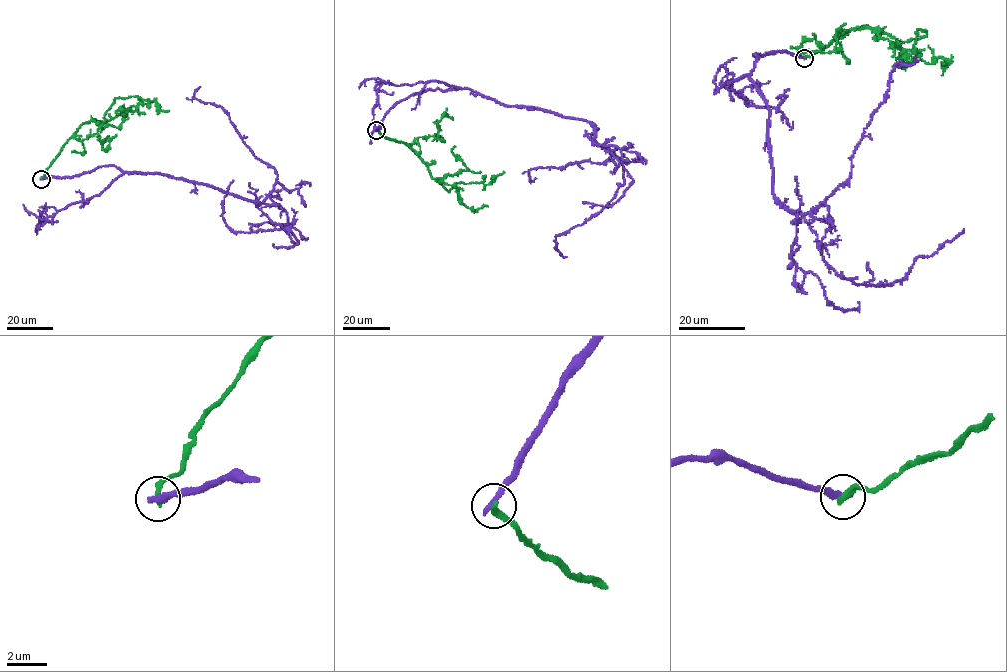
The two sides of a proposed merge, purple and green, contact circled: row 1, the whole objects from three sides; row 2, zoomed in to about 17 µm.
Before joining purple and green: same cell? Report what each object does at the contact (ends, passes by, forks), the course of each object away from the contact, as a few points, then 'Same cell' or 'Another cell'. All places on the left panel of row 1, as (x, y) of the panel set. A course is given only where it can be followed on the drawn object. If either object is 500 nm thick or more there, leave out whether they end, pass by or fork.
At the ring purple ends. At the ring green ends. Course of purple: (41, 178), (114, 165), (276, 205), (289, 224), (279, 229), (232, 230), (222, 215), (233, 180). Course of green: (41, 178), (80, 125), (94, 119), (104, 123), (114, 99), (139, 96), (154, 101), (168, 112). Another cell

